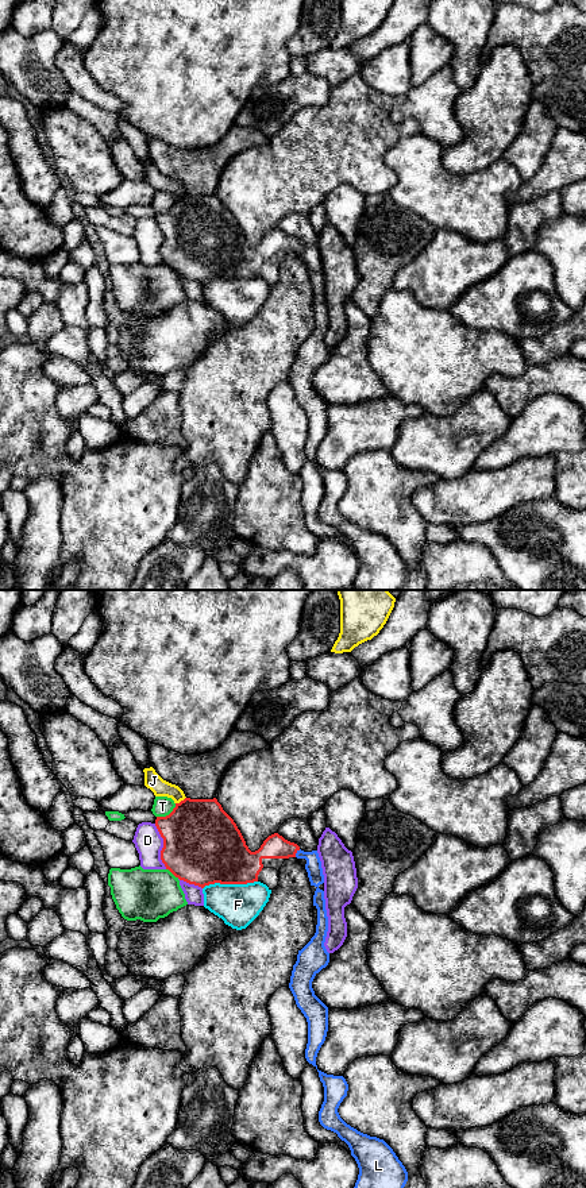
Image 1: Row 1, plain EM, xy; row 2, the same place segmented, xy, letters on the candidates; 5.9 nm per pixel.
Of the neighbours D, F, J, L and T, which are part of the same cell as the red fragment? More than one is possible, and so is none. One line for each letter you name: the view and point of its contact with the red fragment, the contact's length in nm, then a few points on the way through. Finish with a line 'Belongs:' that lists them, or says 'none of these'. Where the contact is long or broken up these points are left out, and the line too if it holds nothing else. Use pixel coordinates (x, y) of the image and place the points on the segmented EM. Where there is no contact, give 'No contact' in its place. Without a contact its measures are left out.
L: Touches red at xy (296, 852). Shared border 60 nm. Path across: xy (274, 847), (296, 852), (304, 855), (313, 866)
Belongs: L

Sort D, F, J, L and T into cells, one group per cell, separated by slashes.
D / F / J / L / T

